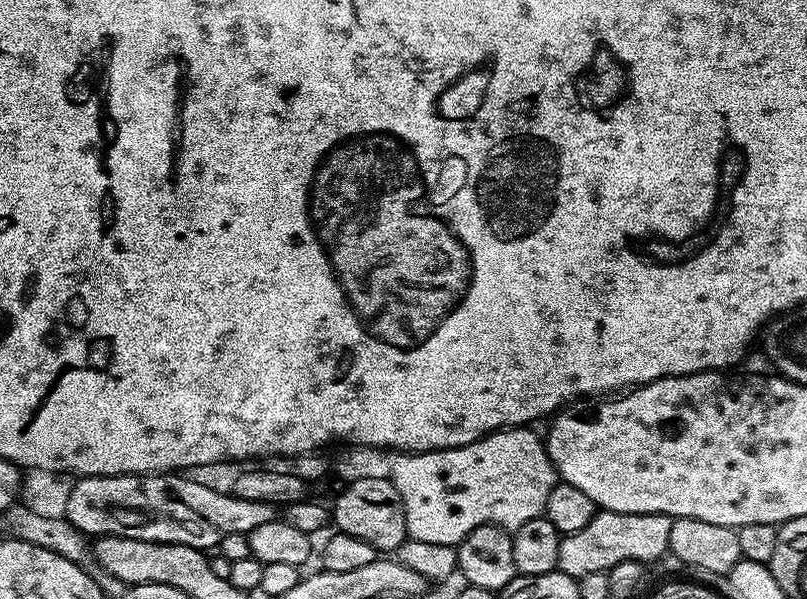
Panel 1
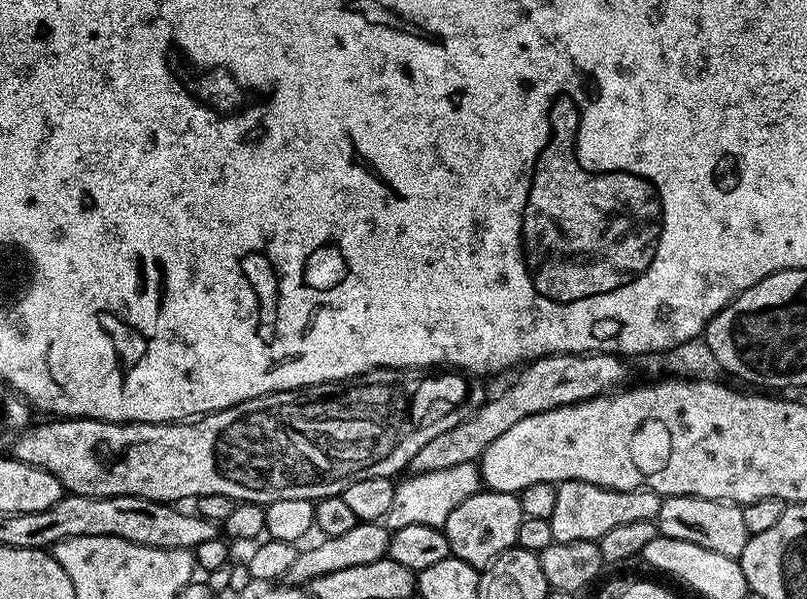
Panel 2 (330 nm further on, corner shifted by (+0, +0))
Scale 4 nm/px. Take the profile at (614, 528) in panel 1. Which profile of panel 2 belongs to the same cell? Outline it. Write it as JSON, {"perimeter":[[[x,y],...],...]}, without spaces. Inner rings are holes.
{"perimeter":[[[565,480],[556,485],[558,499],[552,515],[552,538],[555,542],[599,542],[602,534],[614,530],[614,526],[627,526],[629,522],[655,520],[660,509],[660,497],[649,488],[619,492],[581,480]]]}

